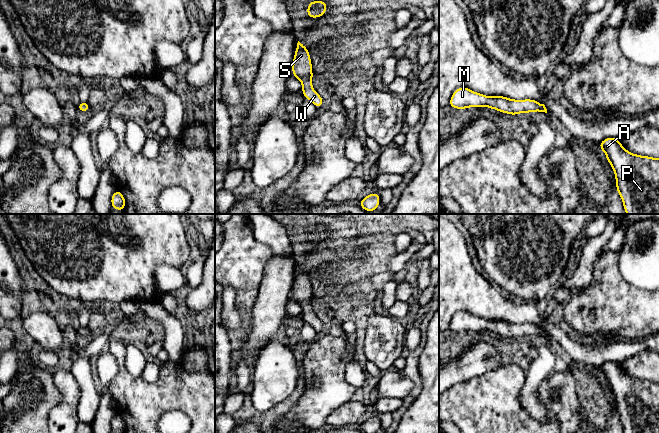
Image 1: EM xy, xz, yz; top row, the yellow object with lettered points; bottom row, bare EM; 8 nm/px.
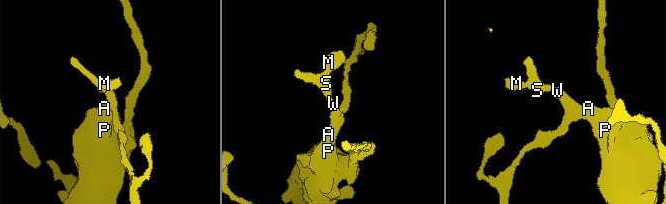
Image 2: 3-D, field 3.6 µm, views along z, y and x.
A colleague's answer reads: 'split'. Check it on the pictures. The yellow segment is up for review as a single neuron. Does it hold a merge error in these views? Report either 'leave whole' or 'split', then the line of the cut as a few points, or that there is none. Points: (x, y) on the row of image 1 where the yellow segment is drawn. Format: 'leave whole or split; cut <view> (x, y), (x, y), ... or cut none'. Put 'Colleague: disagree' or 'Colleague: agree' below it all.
leave whole; cut none
Colleague: disagree

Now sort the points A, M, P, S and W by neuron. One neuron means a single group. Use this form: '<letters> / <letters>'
A M P S W

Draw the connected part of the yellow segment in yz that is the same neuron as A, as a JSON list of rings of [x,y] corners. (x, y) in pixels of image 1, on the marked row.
[[[608,137],[599,143],[616,179],[616,191],[626,214],[659,214],[659,158],[641,156],[626,150],[619,139]]]

